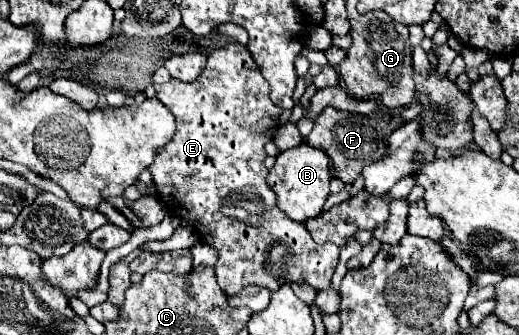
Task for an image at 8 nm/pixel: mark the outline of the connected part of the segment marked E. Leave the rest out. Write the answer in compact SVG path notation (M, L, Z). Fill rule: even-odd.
M227 44L207 58L207 66L195 82L179 82L173 78L167 84L155 84L155 90L157 100L175 116L177 132L169 144L159 148L149 170L165 208L187 220L197 230L199 238L219 252L215 274L221 290L231 296L249 284L277 290L283 282L307 282L315 290L327 288L339 262L341 248L331 242L317 244L305 224L287 218L275 206L275 192L265 180L267 168L263 160L267 154L263 146L273 140L279 128L277 116L283 110L271 102L267 82L259 74L249 50L241 44Z

